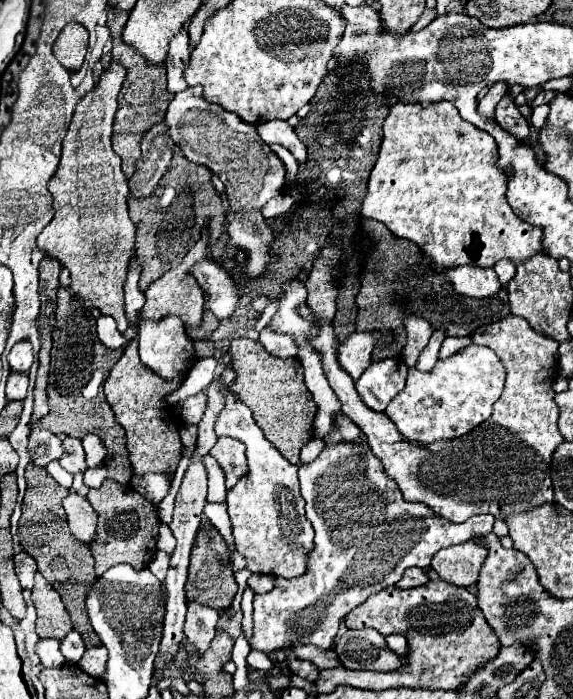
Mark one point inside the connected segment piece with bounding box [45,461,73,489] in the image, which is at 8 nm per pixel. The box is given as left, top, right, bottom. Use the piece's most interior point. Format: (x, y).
(64, 479)

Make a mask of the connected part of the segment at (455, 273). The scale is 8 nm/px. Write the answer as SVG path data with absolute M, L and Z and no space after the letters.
M467 265L447 269L447 273L455 285L455 291L463 293L465 297L491 297L501 287L493 269Z

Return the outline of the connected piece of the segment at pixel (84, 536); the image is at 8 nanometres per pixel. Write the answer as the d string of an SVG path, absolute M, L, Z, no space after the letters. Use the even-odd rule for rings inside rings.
M69 493L63 499L63 509L67 513L69 531L75 535L77 541L83 541L89 545L95 539L95 527L97 527L97 513L89 505L89 501L77 493Z

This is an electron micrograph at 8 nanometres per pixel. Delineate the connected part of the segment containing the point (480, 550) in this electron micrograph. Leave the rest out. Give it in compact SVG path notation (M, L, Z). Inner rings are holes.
M471 539L453 547L445 547L433 555L431 567L437 571L439 579L457 587L471 587L479 579L479 569L487 557L487 547L483 541Z

